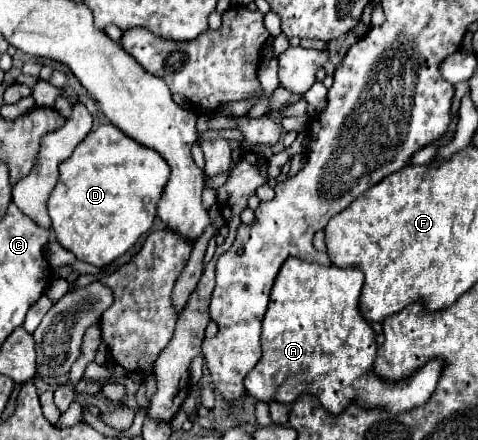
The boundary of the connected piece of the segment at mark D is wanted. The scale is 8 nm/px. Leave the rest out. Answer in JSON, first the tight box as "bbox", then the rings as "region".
{"bbox":[47,124,169,266],"region":[[[103,124],[75,148],[73,156],[59,166],[59,180],[49,194],[47,210],[53,220],[53,232],[57,242],[75,254],[77,260],[93,266],[107,266],[125,254],[141,234],[145,234],[155,220],[157,200],[169,180],[167,162],[151,148],[141,146],[113,124]]]}

